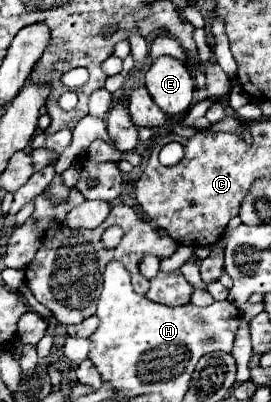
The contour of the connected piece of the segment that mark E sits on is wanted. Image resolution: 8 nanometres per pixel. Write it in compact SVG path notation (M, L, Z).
M160 56L146 70L146 88L166 114L184 114L192 104L194 78L182 60Z

